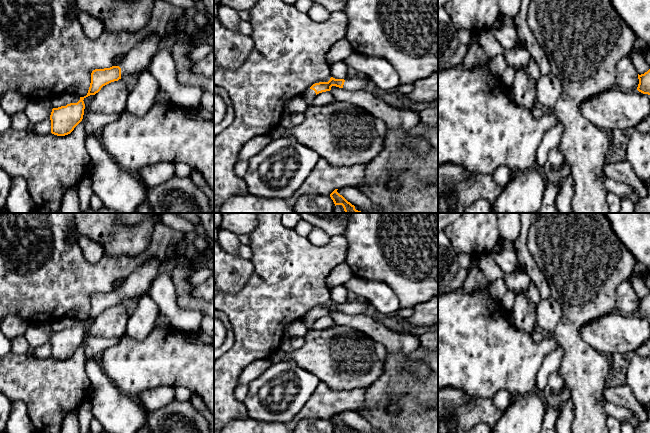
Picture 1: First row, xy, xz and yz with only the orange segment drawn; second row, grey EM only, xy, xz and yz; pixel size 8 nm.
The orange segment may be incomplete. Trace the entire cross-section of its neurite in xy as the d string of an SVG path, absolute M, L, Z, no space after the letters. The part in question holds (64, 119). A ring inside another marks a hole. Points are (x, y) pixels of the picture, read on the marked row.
M149 34L125 55L118 66L93 70L86 96L80 97L77 103L70 103L66 106L52 109L50 115L51 133L57 136L70 134L83 119L85 109L83 100L90 95L95 95L103 86L111 82L118 81L126 75L145 70L160 48L161 43L162 41L158 35Z

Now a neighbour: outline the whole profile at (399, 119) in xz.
M332 86L330 91L337 101L349 102L359 106L369 112L374 118L382 120L387 129L408 131L419 124L419 112L387 104L380 97L365 90L349 91Z

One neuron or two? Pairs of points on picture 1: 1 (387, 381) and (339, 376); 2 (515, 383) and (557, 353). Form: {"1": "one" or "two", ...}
{"1": "two", "2": "two"}

